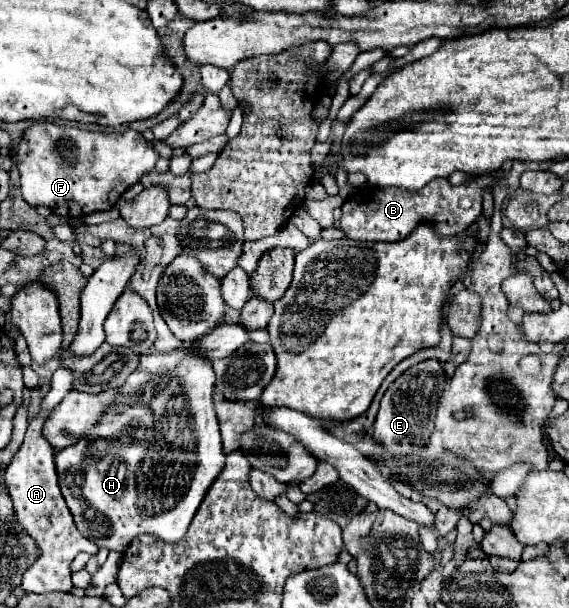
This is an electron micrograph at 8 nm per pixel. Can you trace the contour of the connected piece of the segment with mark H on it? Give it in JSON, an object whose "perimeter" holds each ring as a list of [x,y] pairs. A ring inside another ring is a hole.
{"perimeter":[[[182,350],[176,352],[152,352],[152,354],[144,354],[140,356],[140,366],[130,374],[130,378],[126,380],[126,384],[120,390],[120,396],[116,400],[116,404],[112,408],[108,408],[106,416],[100,420],[98,428],[94,428],[86,438],[80,438],[74,446],[68,446],[64,450],[58,450],[54,454],[54,462],[56,462],[56,470],[58,470],[58,482],[60,482],[60,490],[62,496],[74,516],[74,522],[78,524],[78,530],[92,540],[98,548],[108,548],[108,550],[118,550],[124,552],[126,546],[130,546],[130,542],[138,536],[138,534],[154,534],[164,542],[180,542],[208,490],[208,486],[214,482],[214,478],[220,474],[222,466],[224,466],[224,450],[222,450],[222,440],[220,440],[220,430],[218,430],[218,420],[216,420],[216,412],[214,412],[214,402],[212,402],[212,392],[214,392],[214,370],[212,364],[202,360],[202,358],[194,358],[184,354]],[[154,400],[164,400],[164,412],[156,410]]]}

